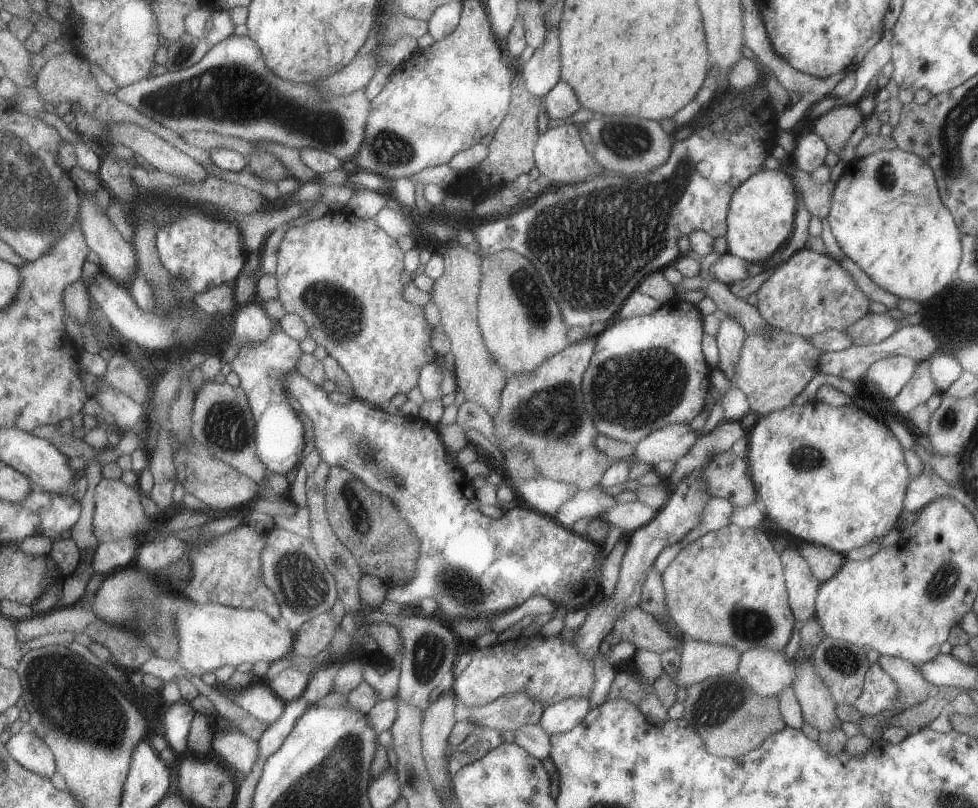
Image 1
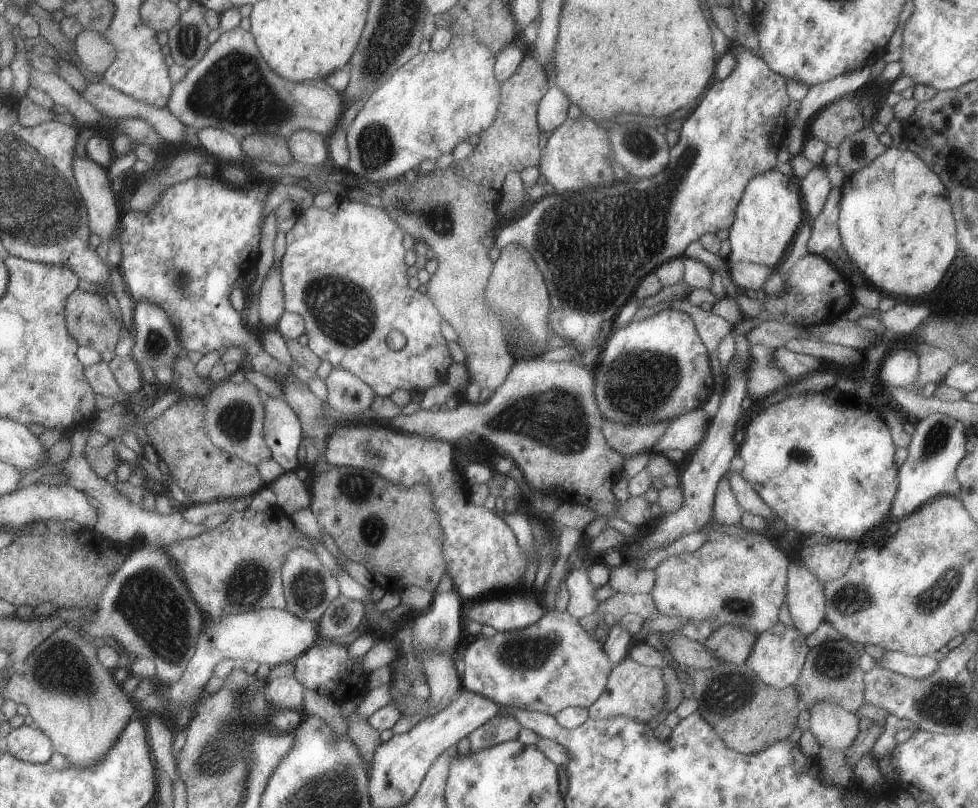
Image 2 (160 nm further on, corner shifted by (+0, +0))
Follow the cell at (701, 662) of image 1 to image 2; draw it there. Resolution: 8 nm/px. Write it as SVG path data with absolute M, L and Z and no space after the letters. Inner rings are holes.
M721 625L703 643L723 663L742 665L746 662L758 636L749 629L735 625Z

